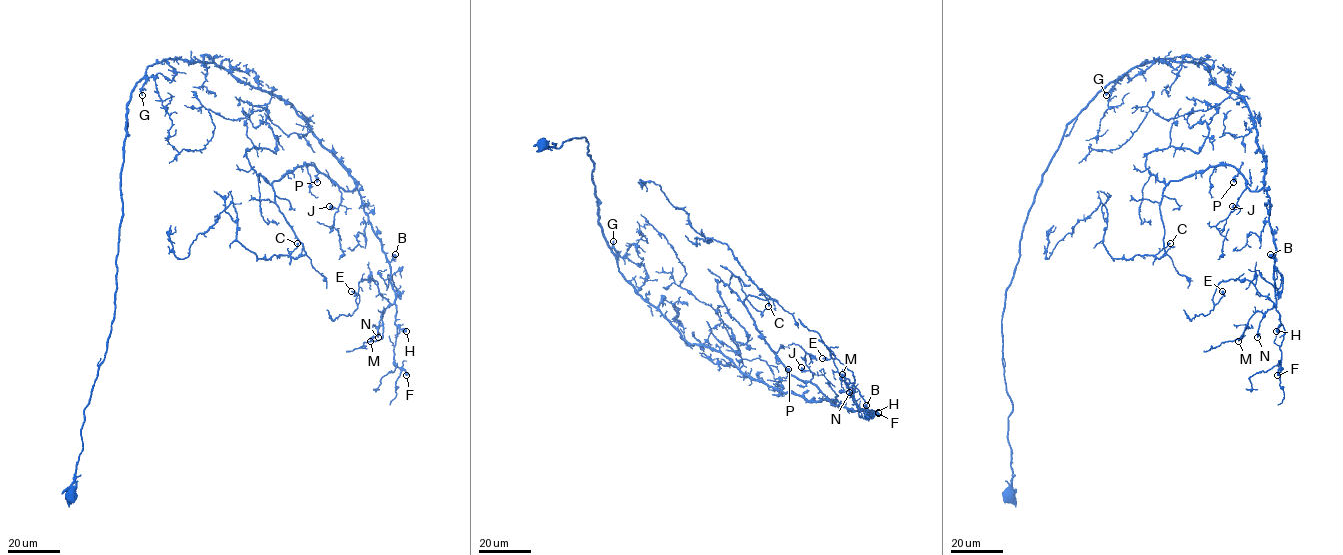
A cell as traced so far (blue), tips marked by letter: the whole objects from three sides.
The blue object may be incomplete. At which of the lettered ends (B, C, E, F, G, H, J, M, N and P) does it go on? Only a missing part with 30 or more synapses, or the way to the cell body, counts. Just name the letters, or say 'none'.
none

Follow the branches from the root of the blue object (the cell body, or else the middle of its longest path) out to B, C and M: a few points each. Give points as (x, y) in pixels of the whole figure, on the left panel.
B: (71, 495), (114, 317), (127, 102), (148, 66), (213, 62), (285, 100), (354, 180), (382, 251), (395, 254)
C: (71, 495), (148, 66), (223, 66), (345, 168), (351, 191), (310, 165), (272, 183), (297, 243)
M: (71, 495), (114, 317), (127, 102), (148, 66), (223, 66), (285, 100), (345, 168), (395, 296), (370, 341)

